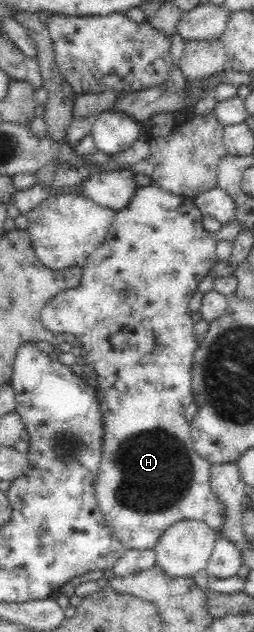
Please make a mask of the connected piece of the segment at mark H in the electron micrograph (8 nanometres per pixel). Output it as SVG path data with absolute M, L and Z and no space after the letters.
M153 183L147 186L139 186L135 195L127 207L117 210L116 220L110 225L105 241L95 249L90 256L87 256L82 265L82 279L77 286L71 290L59 291L49 303L41 309L41 323L47 330L58 333L71 333L81 341L81 362L87 363L97 372L97 387L99 408L104 420L104 445L102 459L99 465L98 484L96 485L96 498L107 524L113 528L113 533L119 541L131 549L151 549L155 547L157 540L162 536L165 529L177 521L192 519L200 520L207 526L219 531L224 525L226 508L221 500L217 501L217 494L211 491L210 484L210 463L195 452L193 441L190 437L190 426L185 418L185 409L194 402L192 385L192 361L194 351L198 346L199 338L193 329L193 320L189 309L189 300L193 297L197 286L205 277L212 274L211 268L218 261L215 255L217 241L212 234L203 228L204 215L197 209L194 198L181 195L173 195L159 185Z

